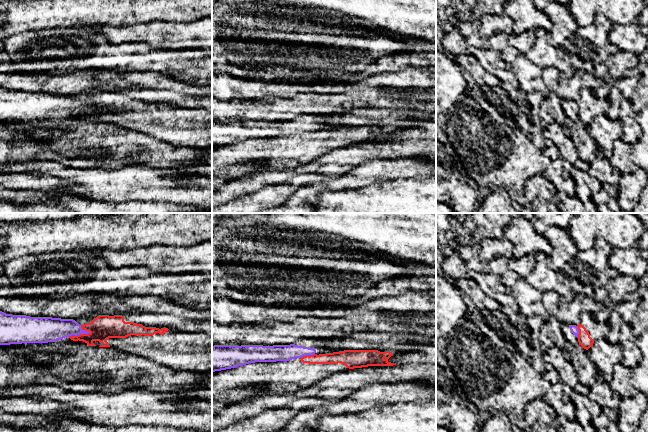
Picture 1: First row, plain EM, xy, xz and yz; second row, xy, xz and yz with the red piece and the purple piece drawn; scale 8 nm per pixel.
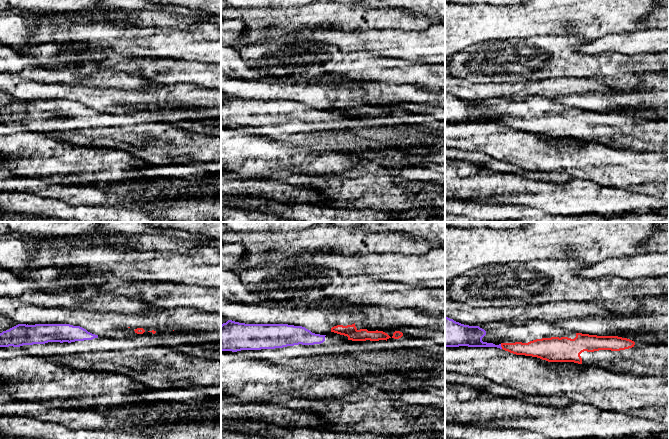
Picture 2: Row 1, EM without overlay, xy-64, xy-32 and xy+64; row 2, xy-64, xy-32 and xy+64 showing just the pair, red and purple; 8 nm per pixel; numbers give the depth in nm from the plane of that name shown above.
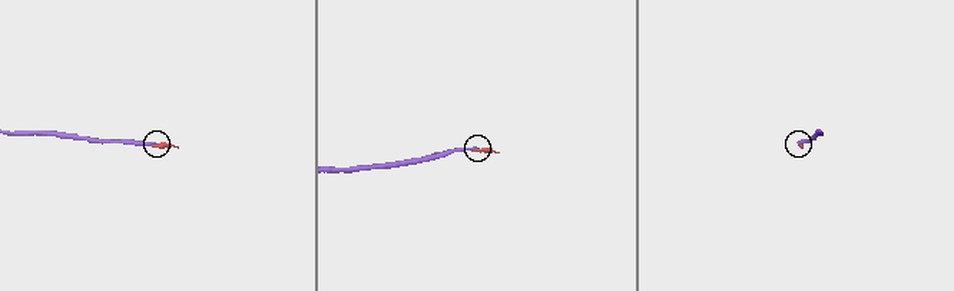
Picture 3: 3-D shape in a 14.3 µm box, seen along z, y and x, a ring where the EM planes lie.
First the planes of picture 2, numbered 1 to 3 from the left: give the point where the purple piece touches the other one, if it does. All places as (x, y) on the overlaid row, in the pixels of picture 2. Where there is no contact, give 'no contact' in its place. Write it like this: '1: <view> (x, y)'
1: no contact
2: no contact
3: xy+64 (501, 346)

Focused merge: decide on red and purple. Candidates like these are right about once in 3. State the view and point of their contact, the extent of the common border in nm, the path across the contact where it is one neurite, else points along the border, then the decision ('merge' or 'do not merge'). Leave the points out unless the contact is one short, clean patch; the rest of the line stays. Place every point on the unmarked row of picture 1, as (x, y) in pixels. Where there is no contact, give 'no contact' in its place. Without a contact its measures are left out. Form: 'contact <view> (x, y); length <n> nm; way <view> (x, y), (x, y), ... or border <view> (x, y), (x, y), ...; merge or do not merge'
contact xy (80, 110); length 190 nm; border xy (90, 108), (68, 112); do not merge

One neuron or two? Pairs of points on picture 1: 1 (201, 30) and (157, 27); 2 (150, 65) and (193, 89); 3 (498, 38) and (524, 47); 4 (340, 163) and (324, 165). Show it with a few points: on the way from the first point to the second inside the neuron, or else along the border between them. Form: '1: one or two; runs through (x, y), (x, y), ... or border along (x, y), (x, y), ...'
1: one; runs through (190, 30), (168, 30)
2: two; border along (189, 82), (201, 86)
3: one; runs through (504, 40), (518, 41)
4: one; runs through (336, 163), (328, 165)

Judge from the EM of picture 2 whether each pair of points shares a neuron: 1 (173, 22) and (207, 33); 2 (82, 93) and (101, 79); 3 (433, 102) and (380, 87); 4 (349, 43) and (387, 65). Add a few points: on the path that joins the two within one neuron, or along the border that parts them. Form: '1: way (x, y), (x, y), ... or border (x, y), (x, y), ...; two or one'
1: border (205, 19), (184, 29), (165, 27); two
2: border (69, 83), (115, 88); two
3: way (420, 97), (411, 93), (393, 90); one
4: border (380, 56), (395, 59); two

